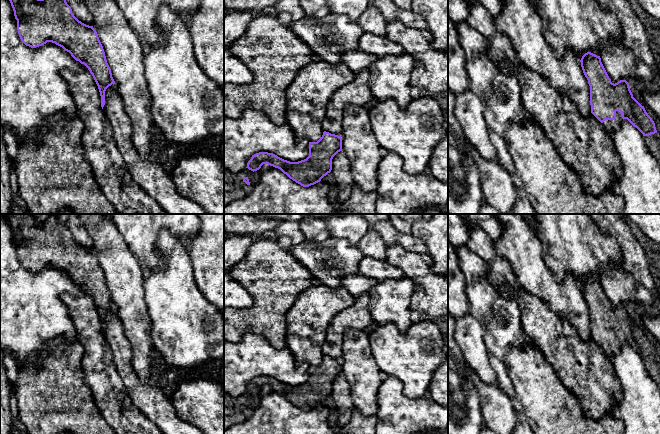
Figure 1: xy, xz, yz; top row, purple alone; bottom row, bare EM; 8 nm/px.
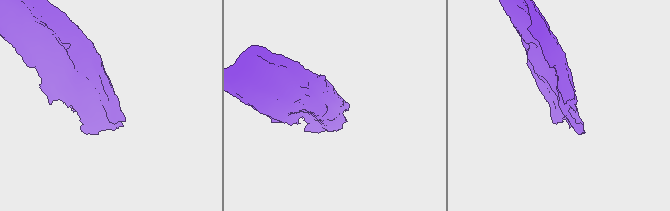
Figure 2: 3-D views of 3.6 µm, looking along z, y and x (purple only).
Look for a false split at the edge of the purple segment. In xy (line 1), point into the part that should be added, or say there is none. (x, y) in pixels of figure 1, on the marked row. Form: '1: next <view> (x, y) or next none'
1: next none

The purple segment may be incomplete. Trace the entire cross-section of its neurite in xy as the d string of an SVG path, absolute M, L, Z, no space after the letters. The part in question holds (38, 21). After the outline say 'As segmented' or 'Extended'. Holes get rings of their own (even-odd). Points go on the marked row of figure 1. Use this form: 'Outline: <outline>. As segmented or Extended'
Outline: M9 0L17 20L17 30L21 41L31 48L47 42L55 43L84 64L92 74L101 96L101 107L105 105L105 91L115 83L107 63L103 46L93 26L79 21L72 13L66 0Z. As segmented

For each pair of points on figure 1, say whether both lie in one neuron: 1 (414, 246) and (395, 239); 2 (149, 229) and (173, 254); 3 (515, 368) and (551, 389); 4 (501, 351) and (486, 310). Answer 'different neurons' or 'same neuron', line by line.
1: same neuron
2: different neurons
3: same neuron
4: same neuron

